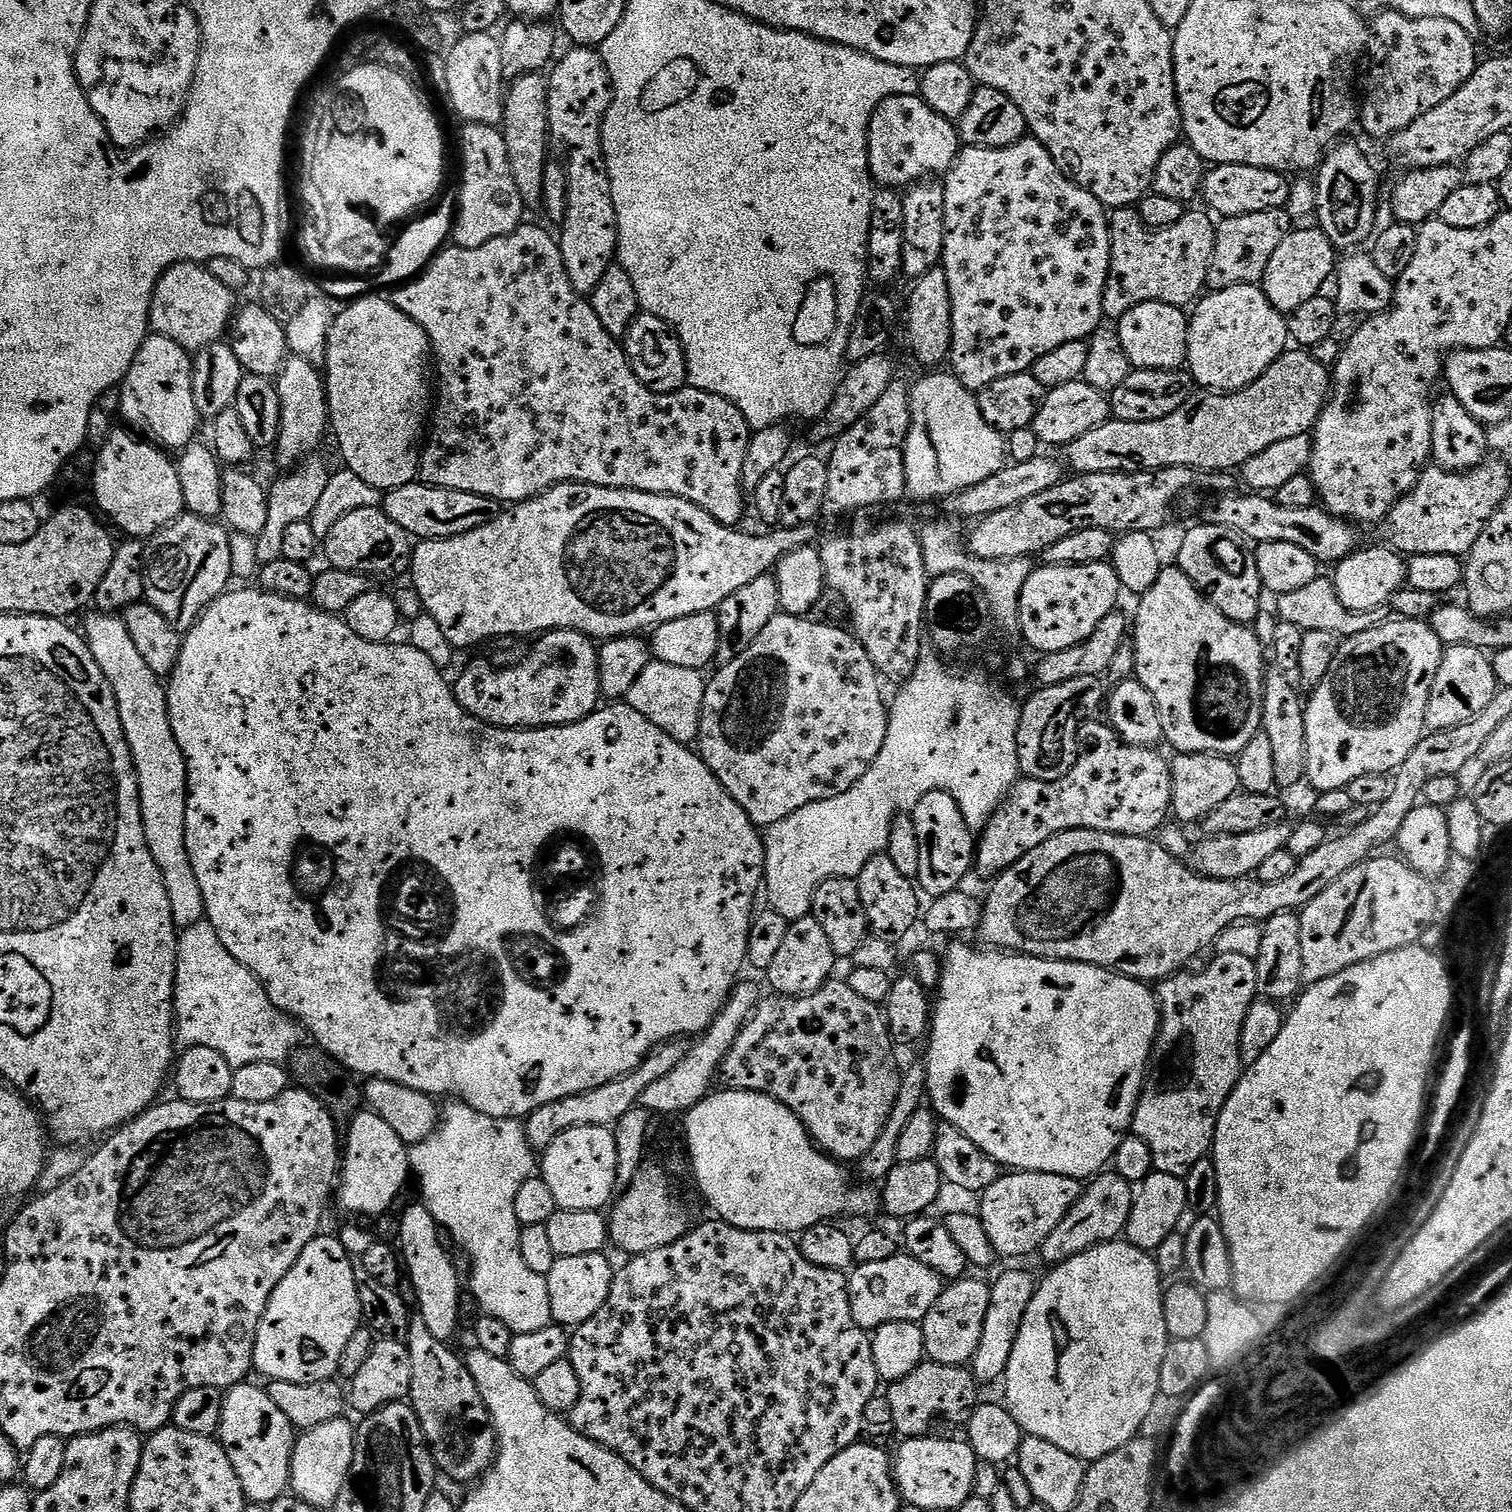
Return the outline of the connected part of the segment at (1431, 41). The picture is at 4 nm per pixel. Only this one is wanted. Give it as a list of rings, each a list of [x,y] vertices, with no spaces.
[[[1384,10],[1370,24],[1372,68],[1366,72],[1364,98],[1359,119],[1363,130],[1377,142],[1410,126],[1422,113],[1429,112],[1454,94],[1478,63],[1476,48],[1461,21],[1442,17],[1412,20],[1406,14]]]

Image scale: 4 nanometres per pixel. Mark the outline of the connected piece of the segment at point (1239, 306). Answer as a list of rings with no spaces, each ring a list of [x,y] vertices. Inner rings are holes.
[[[1259,283],[1217,289],[1191,309],[1186,353],[1193,378],[1204,387],[1201,389],[1232,390],[1245,383],[1244,376],[1261,376],[1284,354],[1290,344],[1288,321],[1285,313],[1269,302]]]

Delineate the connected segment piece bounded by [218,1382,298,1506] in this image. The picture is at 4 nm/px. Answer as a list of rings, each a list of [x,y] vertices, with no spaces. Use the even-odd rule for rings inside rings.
[[[236,1384],[223,1393],[222,1401],[218,1439],[238,1474],[245,1501],[275,1505],[289,1491],[292,1483],[292,1455],[296,1450],[297,1429],[274,1404],[270,1394],[256,1384]],[[276,1423],[280,1423],[280,1484],[260,1484],[260,1480],[252,1480],[252,1472],[260,1472],[252,1460],[256,1460],[256,1456],[264,1456],[264,1460],[268,1460],[268,1444],[272,1444],[272,1440],[268,1440],[268,1432],[276,1432]]]

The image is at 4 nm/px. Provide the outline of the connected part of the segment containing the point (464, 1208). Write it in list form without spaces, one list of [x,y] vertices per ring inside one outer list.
[[[452,1102],[448,1109],[443,1109],[442,1119],[435,1125],[432,1132],[429,1133],[420,1143],[411,1145],[408,1162],[411,1171],[420,1179],[420,1188],[424,1191],[422,1197],[423,1203],[432,1211],[432,1216],[436,1219],[436,1223],[441,1229],[452,1231],[452,1236],[468,1251],[468,1256],[472,1259],[472,1292],[476,1295],[476,1300],[480,1303],[480,1312],[500,1320],[508,1327],[513,1334],[530,1334],[534,1330],[542,1330],[553,1323],[552,1311],[550,1310],[550,1294],[548,1293],[547,1279],[541,1273],[532,1272],[526,1266],[526,1262],[522,1258],[522,1250],[520,1249],[520,1233],[522,1226],[516,1217],[516,1199],[518,1198],[518,1190],[522,1190],[522,1182],[533,1179],[534,1172],[532,1167],[537,1167],[538,1156],[531,1145],[528,1143],[528,1135],[525,1132],[525,1125],[516,1118],[497,1118],[488,1116],[485,1112],[479,1112],[477,1108],[473,1108],[467,1102]]]

